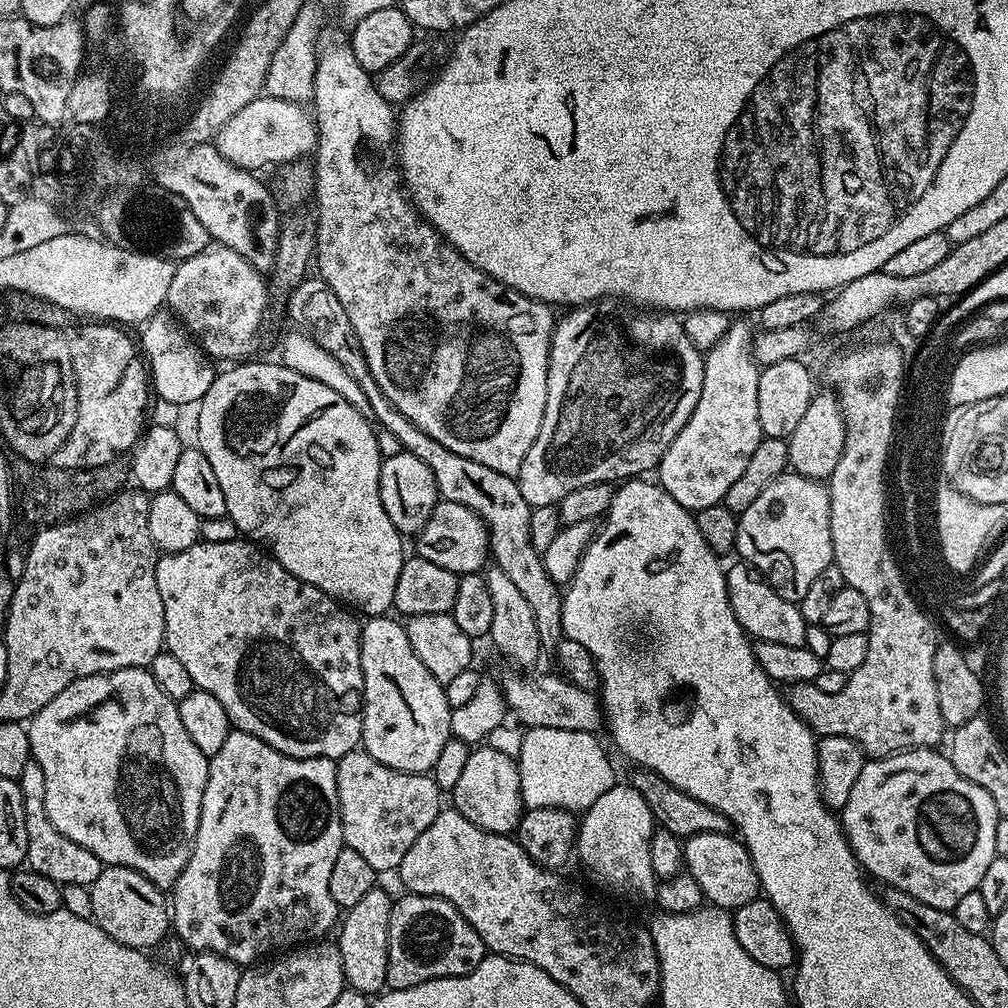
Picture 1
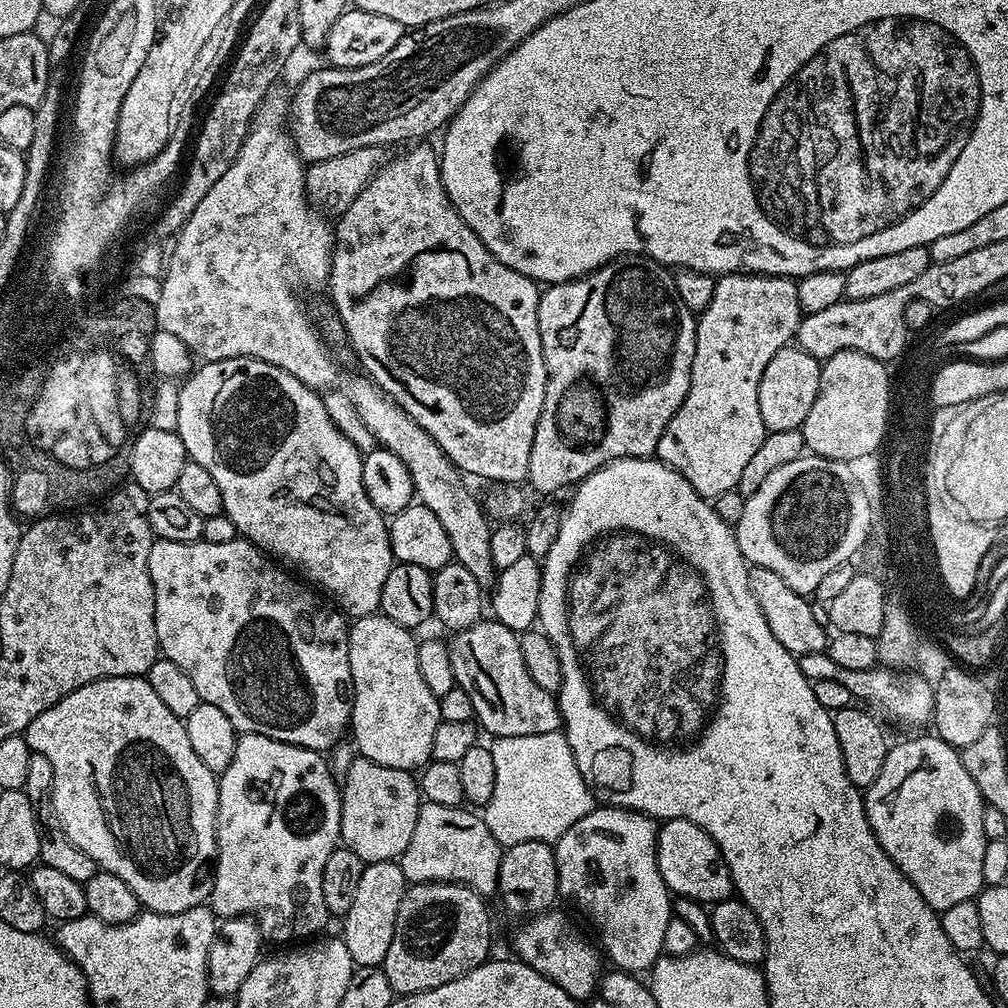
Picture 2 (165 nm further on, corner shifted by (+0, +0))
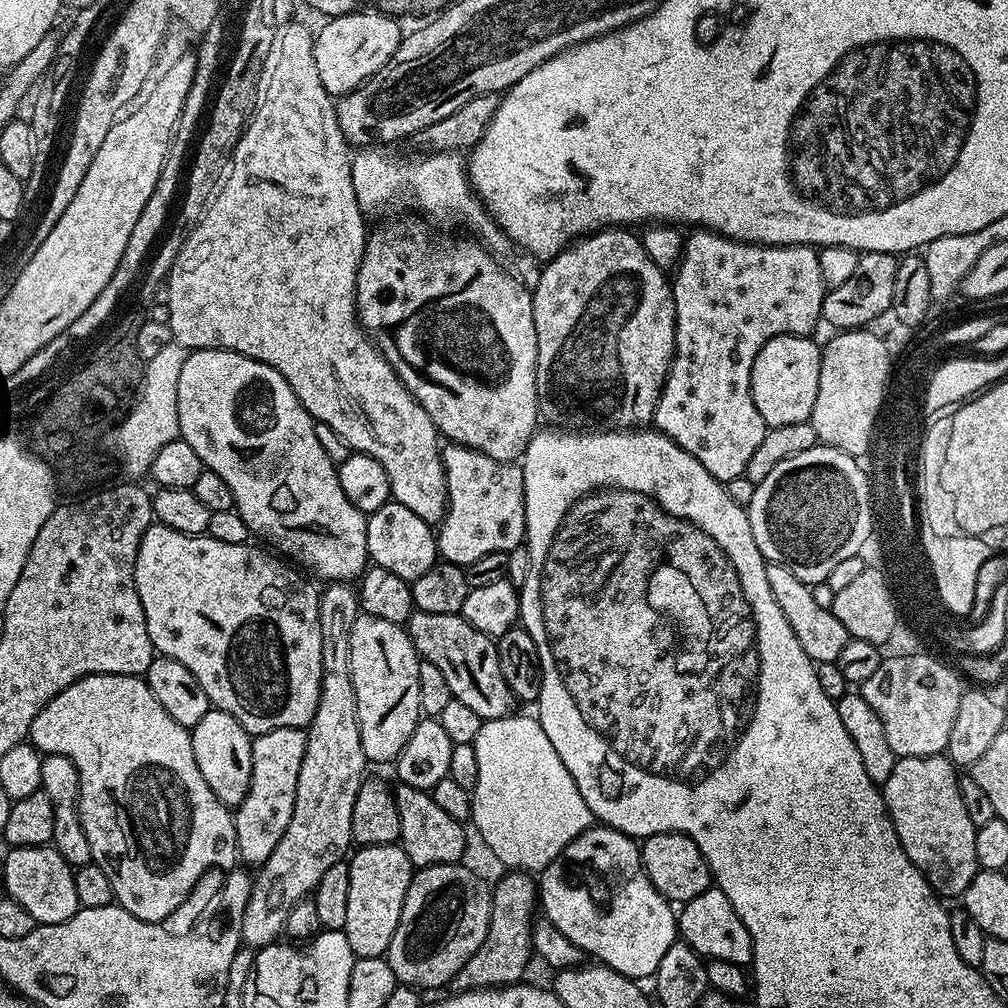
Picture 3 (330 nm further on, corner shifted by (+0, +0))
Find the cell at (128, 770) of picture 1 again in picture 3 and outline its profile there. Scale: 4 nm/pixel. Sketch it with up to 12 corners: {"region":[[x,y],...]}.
{"region":[[83,676],[30,743],[74,762],[115,903],[167,921],[236,821],[138,676]]}

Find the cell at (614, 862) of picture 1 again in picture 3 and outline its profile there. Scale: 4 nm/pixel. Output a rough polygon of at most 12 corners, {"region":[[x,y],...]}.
{"region":[[593,826],[539,873],[543,915],[637,982],[678,940],[640,844]]}

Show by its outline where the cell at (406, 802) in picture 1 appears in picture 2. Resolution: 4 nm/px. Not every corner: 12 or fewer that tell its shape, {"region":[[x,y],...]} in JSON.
{"region":[[357,755],[342,773],[340,844],[399,861],[421,803],[412,772]]}

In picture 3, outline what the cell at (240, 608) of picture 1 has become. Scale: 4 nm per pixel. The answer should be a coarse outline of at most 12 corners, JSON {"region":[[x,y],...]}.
{"region":[[153,522],[159,655],[250,734],[307,729],[320,592],[251,543]]}

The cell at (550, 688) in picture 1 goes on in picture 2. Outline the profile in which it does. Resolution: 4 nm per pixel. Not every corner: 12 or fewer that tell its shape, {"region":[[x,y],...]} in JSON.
{"region":[[495,618],[451,637],[456,687],[489,737],[550,734],[560,705]]}

